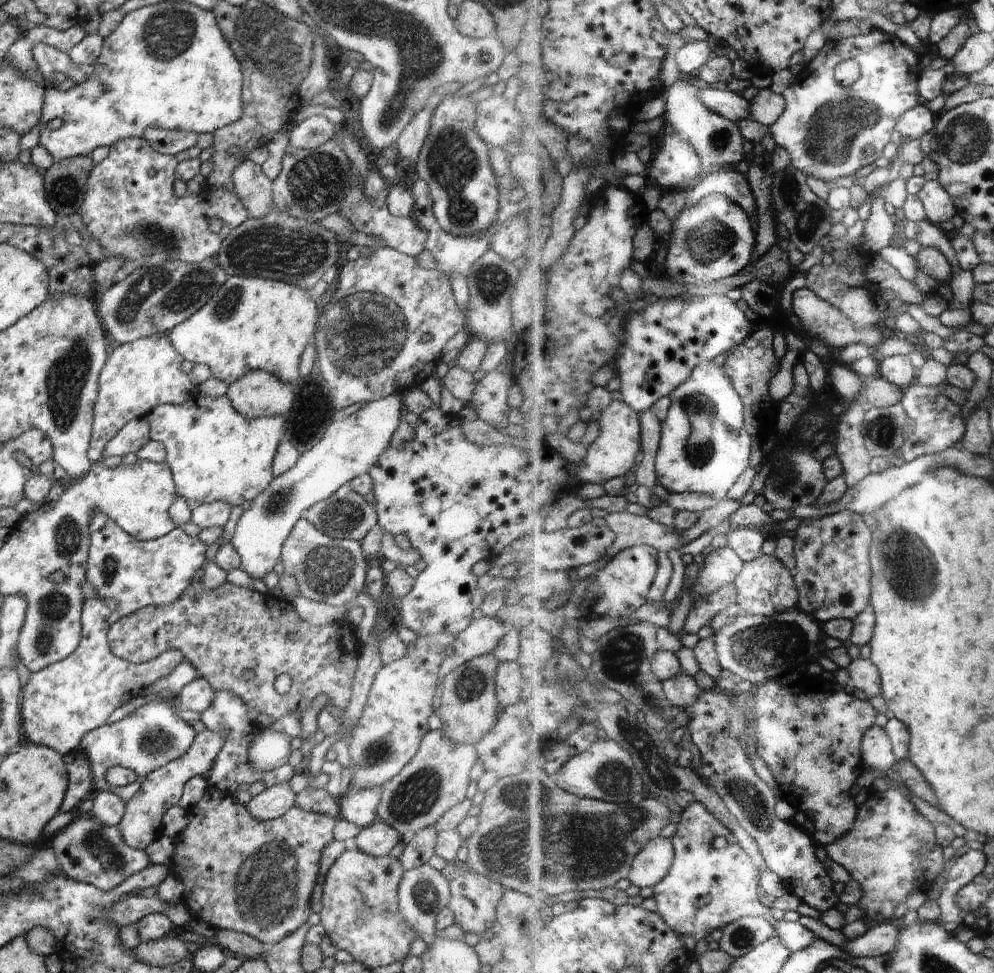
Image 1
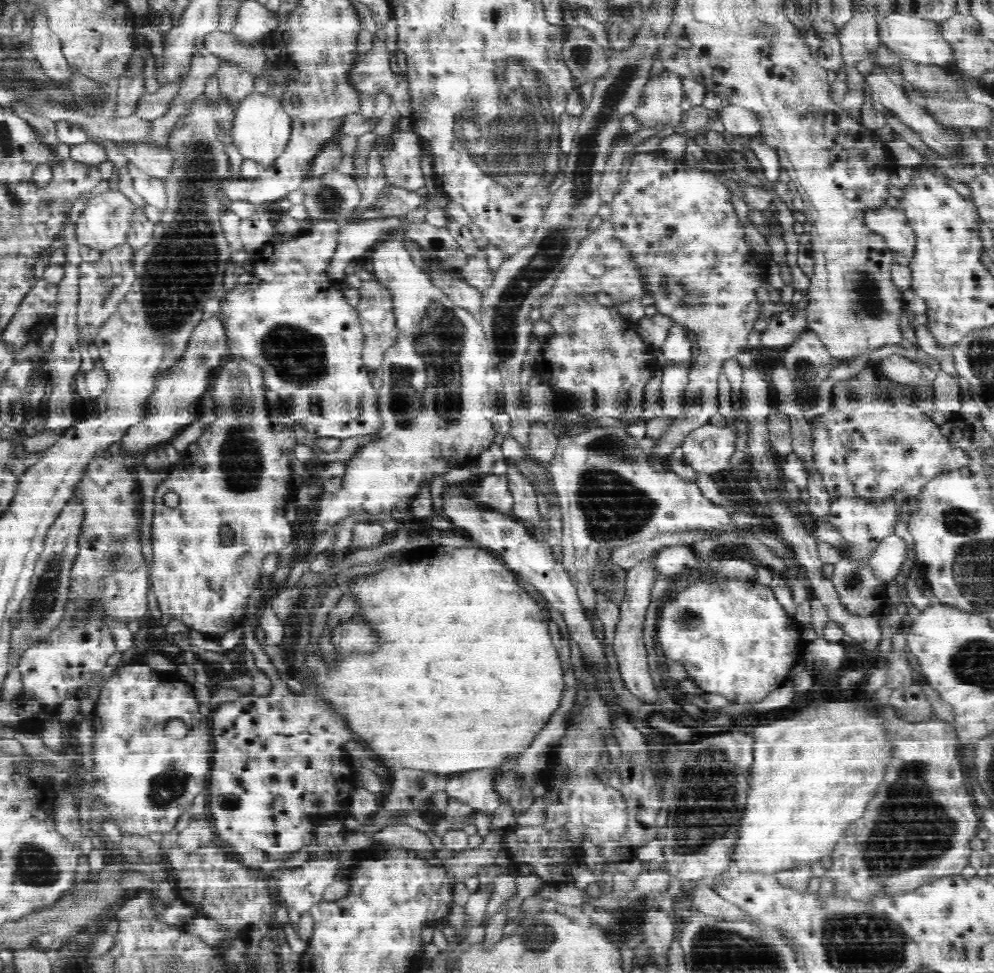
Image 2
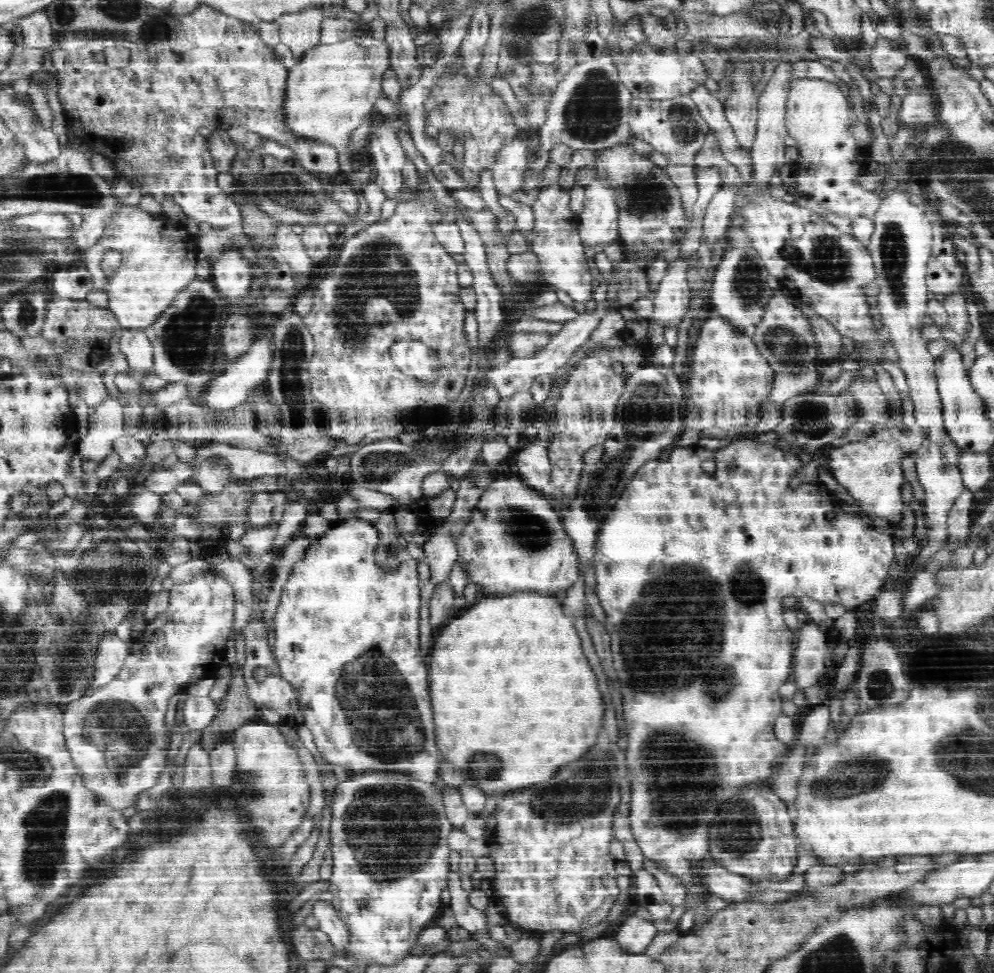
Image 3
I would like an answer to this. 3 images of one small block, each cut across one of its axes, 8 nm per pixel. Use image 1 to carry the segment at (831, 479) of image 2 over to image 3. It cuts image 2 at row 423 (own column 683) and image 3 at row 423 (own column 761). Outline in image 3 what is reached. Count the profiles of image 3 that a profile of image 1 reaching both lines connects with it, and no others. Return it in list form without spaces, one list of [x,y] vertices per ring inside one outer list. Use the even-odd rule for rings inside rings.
[[[901,398],[898,404],[902,404],[902,416],[898,426],[890,424],[870,423],[867,433],[863,438],[846,441],[840,446],[834,446],[826,452],[826,466],[832,474],[832,478],[848,492],[857,508],[864,510],[868,520],[884,518],[888,522],[902,522],[904,512],[910,510],[910,503],[904,500],[904,486],[910,486],[912,480],[904,472],[904,458],[912,456],[922,446],[925,434],[922,428],[916,424],[913,415],[911,399]]]

